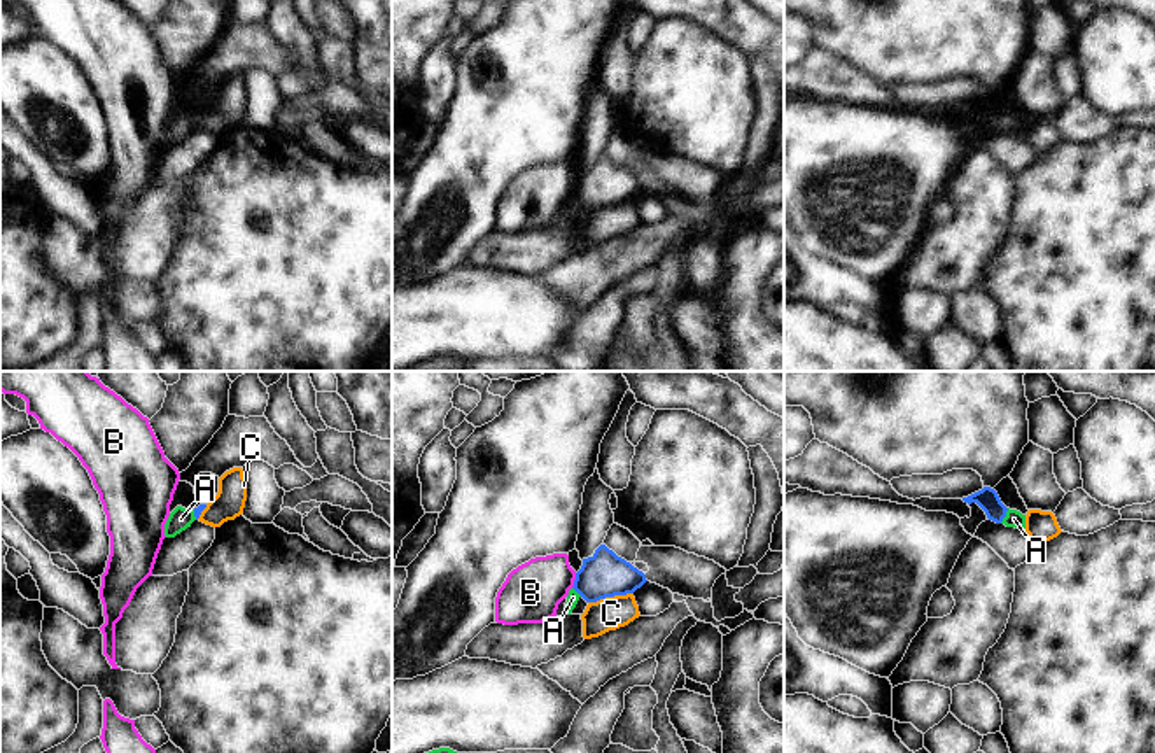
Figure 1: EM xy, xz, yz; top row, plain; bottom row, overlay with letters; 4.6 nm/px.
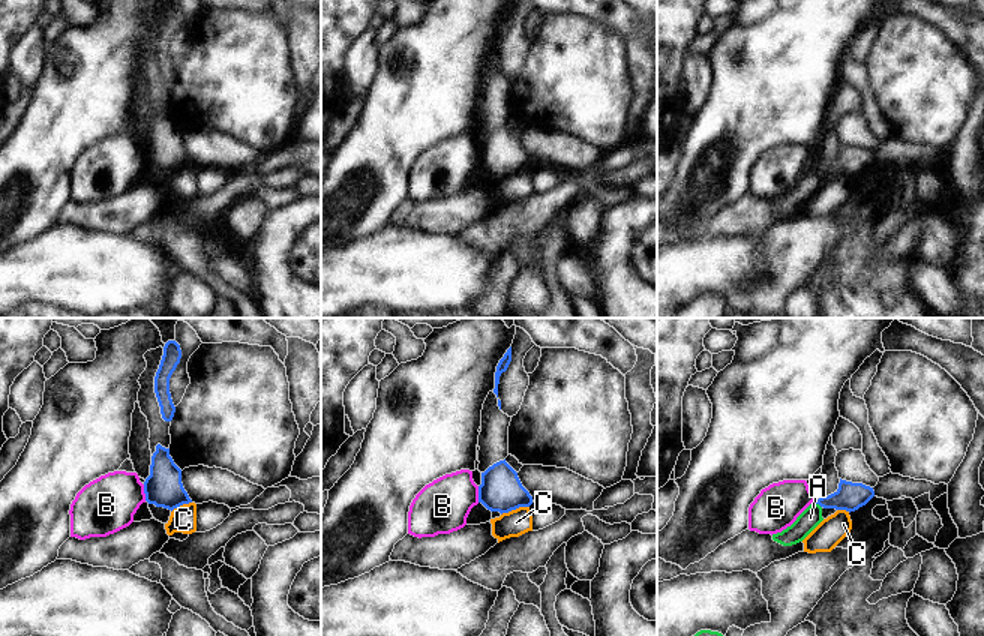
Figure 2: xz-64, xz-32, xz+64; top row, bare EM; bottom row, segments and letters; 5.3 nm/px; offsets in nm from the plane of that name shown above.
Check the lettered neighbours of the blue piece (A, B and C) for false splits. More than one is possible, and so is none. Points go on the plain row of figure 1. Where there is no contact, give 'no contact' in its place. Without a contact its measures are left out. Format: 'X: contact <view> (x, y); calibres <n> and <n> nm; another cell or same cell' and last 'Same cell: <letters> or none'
A: contact yz (1005, 123); calibres 100 and 80 nm; same cell
B: contact xz (574, 188); calibres 200 and 280 nm; another cell
C: contact xz (609, 204); calibres 200 and 150 nm; another cell
Same cell: A

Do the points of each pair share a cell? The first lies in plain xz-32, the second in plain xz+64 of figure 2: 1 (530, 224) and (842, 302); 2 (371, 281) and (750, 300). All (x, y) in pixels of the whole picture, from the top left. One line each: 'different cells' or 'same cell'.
1: different cells
2: different cells

